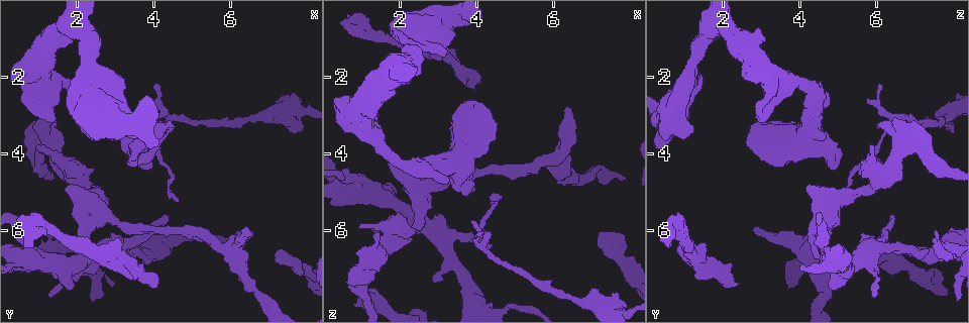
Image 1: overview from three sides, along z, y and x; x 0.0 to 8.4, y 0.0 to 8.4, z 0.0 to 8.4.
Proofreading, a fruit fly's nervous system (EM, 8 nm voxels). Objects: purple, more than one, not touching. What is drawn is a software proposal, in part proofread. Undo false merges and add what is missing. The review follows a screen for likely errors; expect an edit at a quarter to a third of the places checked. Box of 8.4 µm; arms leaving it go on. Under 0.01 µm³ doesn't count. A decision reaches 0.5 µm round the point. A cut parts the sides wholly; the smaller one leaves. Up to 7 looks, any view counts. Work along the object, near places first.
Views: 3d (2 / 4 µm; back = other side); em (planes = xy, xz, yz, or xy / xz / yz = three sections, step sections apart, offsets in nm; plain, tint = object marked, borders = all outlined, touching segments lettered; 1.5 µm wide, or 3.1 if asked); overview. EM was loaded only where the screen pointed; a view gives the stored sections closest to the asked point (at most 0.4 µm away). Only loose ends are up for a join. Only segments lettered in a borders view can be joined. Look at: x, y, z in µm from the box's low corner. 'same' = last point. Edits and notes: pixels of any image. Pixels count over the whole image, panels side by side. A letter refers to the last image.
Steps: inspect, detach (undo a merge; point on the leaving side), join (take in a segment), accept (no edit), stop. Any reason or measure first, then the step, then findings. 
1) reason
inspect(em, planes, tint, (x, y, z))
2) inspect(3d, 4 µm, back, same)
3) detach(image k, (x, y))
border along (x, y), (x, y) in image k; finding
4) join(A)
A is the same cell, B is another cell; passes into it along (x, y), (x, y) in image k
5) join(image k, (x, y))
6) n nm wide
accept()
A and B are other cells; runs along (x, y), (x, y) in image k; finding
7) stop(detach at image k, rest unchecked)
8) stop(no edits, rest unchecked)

sudden change in width
inspect(3d, 2 µm, (2.05, 7.10, 5.95))

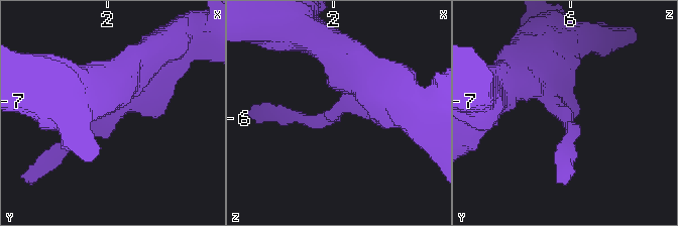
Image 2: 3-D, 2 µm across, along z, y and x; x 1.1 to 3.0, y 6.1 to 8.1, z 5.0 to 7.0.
need the tissue
inspect(em, planes, borders, (2.06, 7.12, 5.92))

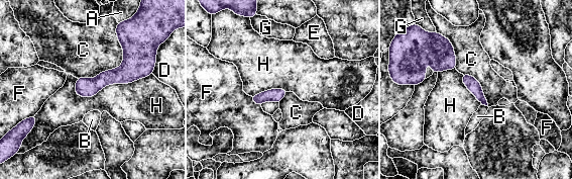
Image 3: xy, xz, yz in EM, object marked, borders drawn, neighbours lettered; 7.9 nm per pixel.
accept()
A, B, C, D, E, F, G and H are other cells; border along (118, 37), (118, 67), (77, 78) in image 3; continuous, no second cell

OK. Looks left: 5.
free end
inspect(3d, 4 µm, (4.40, 5.65, 6.35))

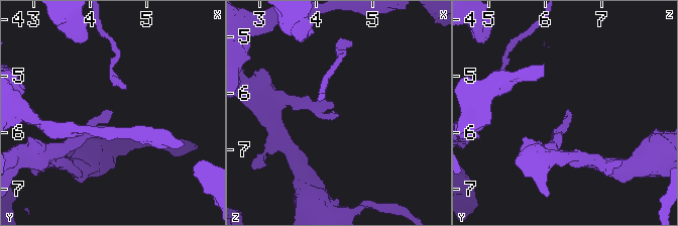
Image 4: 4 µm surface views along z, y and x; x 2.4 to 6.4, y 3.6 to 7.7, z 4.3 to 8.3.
inspect(em, planes, tint, (4.40, 5.65, 6.40))

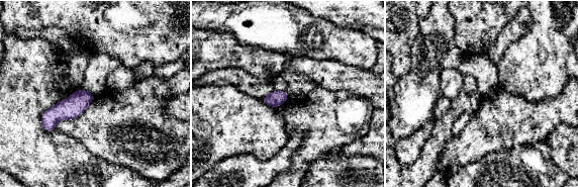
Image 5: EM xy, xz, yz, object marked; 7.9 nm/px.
inspect(em, planes, borders, same)

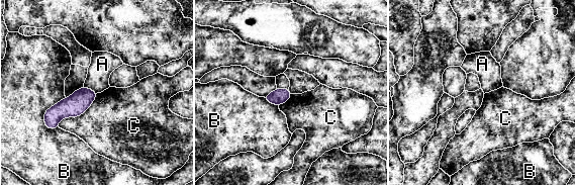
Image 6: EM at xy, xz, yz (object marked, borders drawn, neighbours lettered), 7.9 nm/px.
accept()
A, B and C are other cells; no lettered segment goes on from it

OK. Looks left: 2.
an open end
inspect(3d, 4 µm, (3.40, 4.15, 3.90))

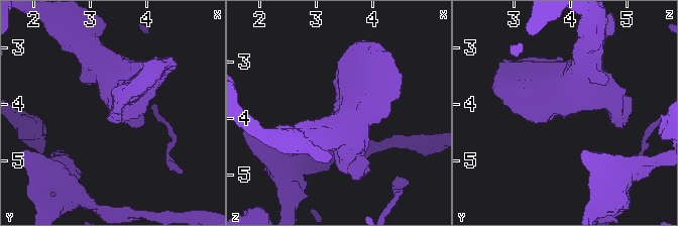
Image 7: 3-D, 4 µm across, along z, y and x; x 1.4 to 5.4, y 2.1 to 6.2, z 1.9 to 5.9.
now the EM
inspect(em, planes, borders, (3.45, 4.20, 3.90))

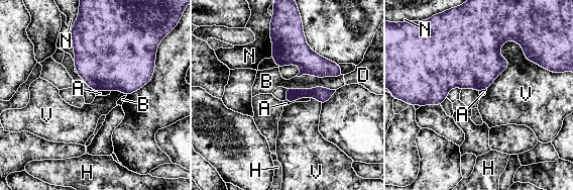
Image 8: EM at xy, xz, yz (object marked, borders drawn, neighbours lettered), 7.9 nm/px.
accept()
A, B, D, H, N and V are other cells; runs along (330, 92), (298, 93), (289, 99) in image 8; no lettered segment goes on from it

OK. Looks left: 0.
stop(no edits, rest unchecked)

